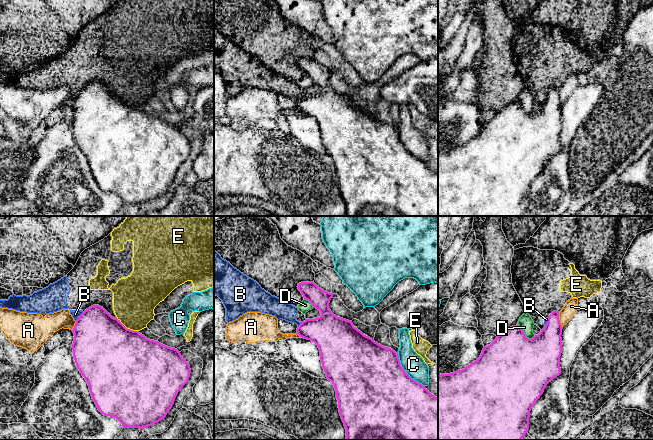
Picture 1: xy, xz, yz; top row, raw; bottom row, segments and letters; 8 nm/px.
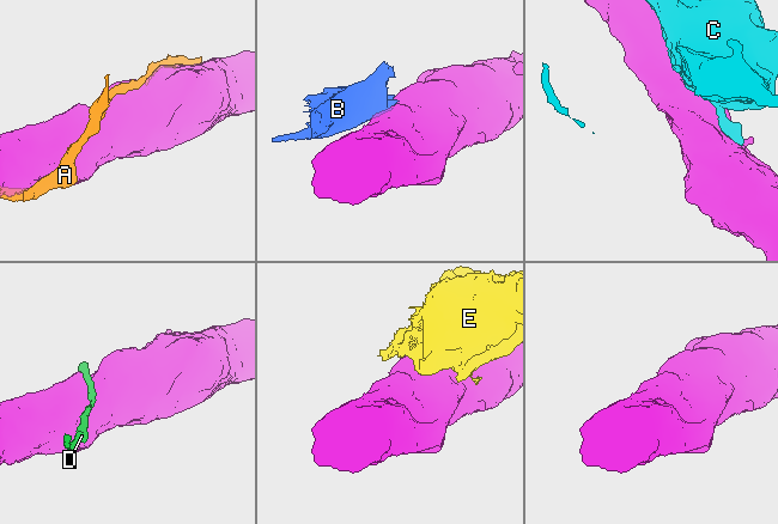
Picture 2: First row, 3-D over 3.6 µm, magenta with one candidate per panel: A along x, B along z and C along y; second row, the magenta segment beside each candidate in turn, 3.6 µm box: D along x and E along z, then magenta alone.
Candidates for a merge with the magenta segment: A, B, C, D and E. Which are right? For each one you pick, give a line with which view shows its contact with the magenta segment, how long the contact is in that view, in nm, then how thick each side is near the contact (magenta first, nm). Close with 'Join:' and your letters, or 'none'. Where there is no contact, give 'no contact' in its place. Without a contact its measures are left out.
Join: none

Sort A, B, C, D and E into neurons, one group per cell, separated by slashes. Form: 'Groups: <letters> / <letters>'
Groups: A / B E / C / D

